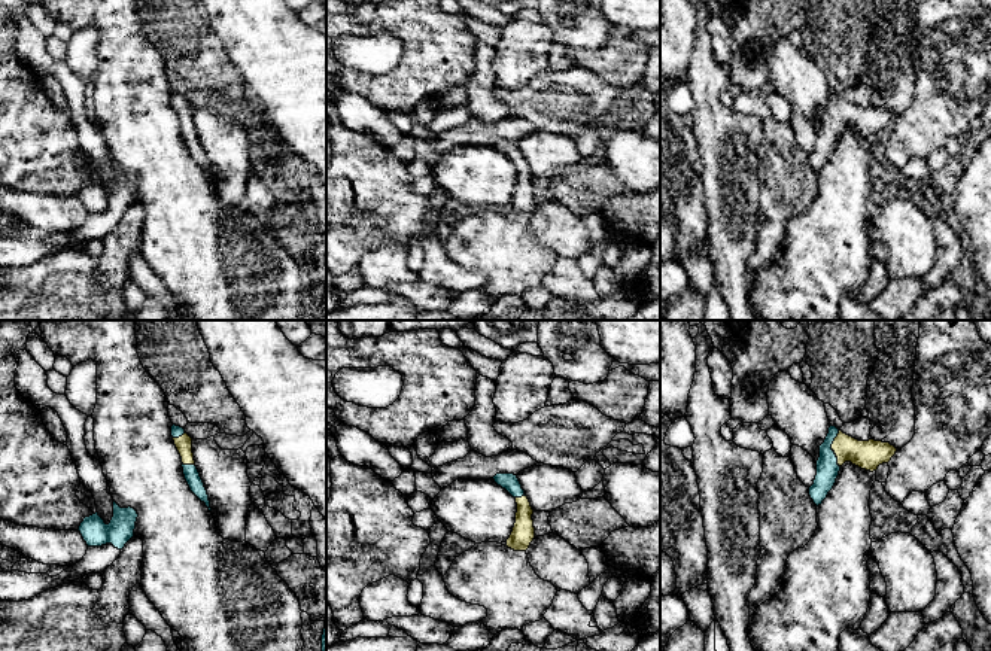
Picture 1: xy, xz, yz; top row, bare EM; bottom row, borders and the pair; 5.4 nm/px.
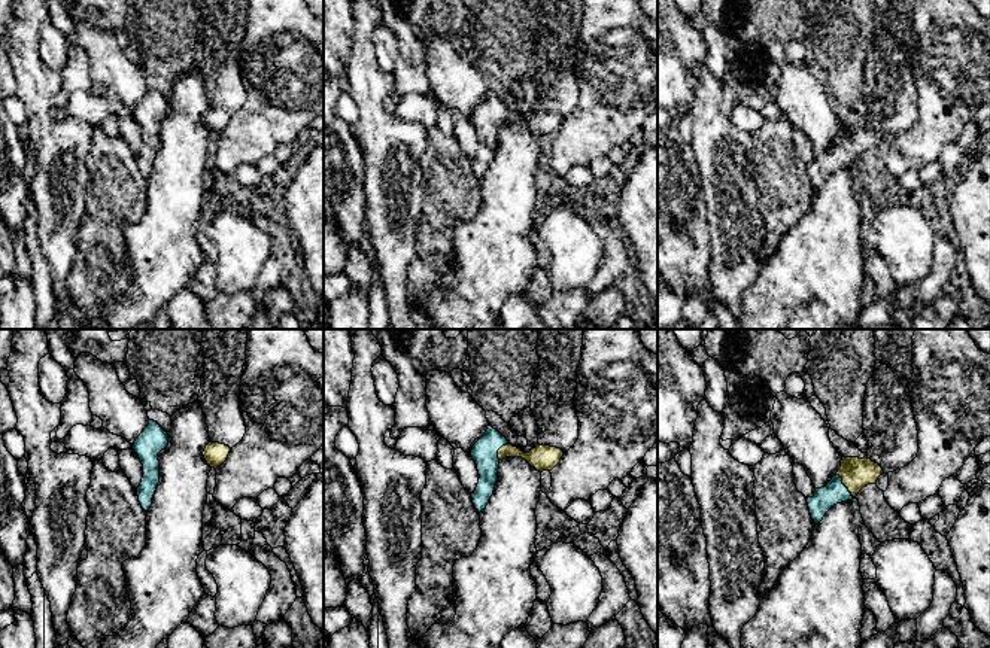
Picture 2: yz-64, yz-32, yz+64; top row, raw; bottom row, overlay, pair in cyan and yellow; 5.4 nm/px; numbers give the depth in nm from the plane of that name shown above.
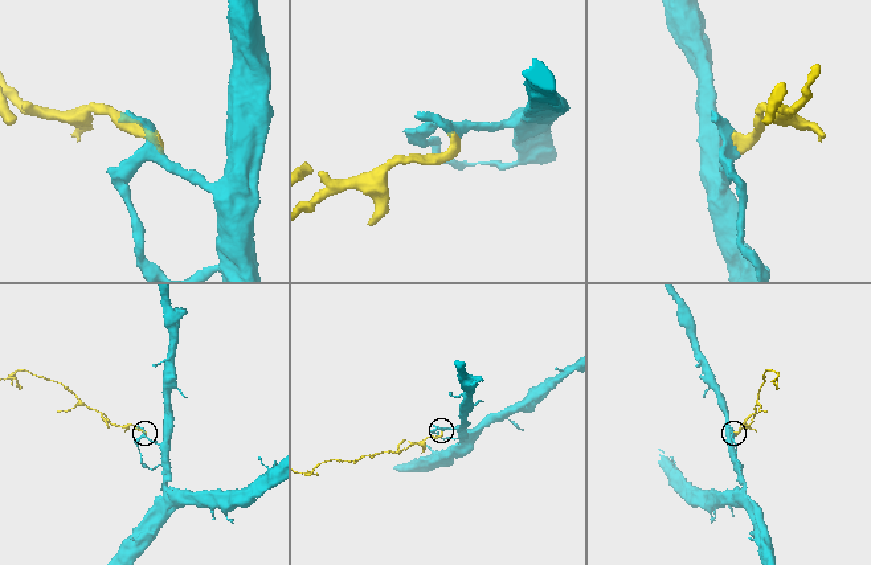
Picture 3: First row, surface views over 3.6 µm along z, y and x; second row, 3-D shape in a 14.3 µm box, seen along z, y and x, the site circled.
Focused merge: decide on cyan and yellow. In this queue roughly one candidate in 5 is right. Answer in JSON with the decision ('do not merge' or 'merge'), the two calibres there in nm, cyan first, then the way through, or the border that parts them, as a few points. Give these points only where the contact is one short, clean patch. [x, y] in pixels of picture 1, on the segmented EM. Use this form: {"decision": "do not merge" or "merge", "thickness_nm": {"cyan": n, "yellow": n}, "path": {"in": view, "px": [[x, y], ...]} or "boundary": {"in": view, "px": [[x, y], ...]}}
{"decision": "do not merge", "thickness_nm": {"cyan": 130, "yellow": 160}, "boundary": {"in": "yz", "px": [[838, 431], [832, 450], [839, 467]]}}

